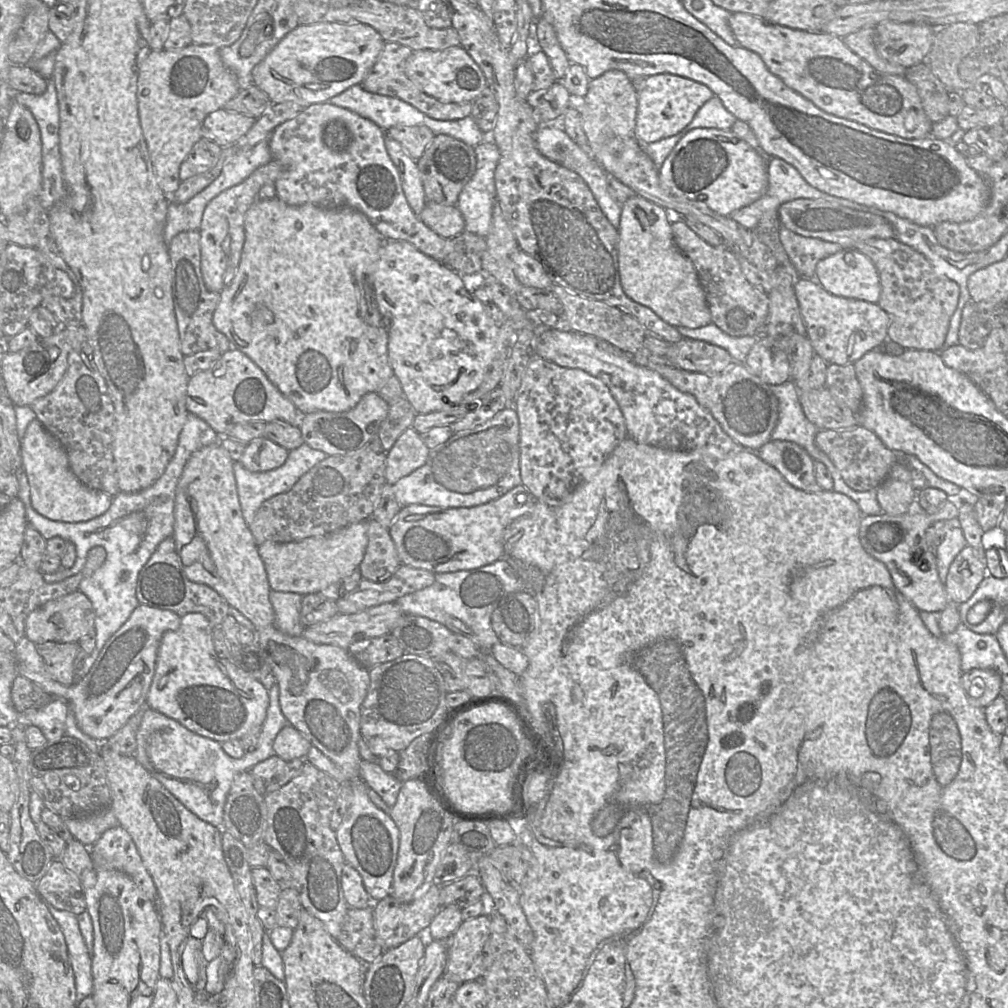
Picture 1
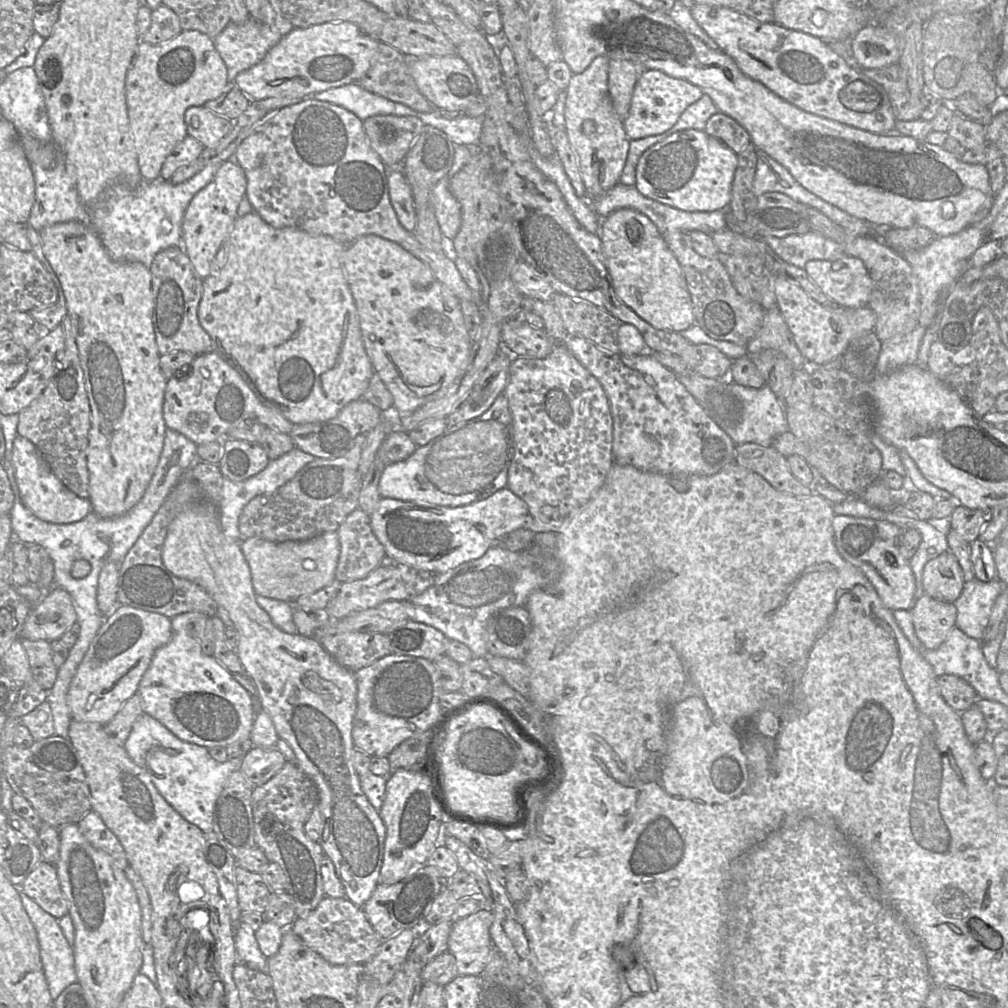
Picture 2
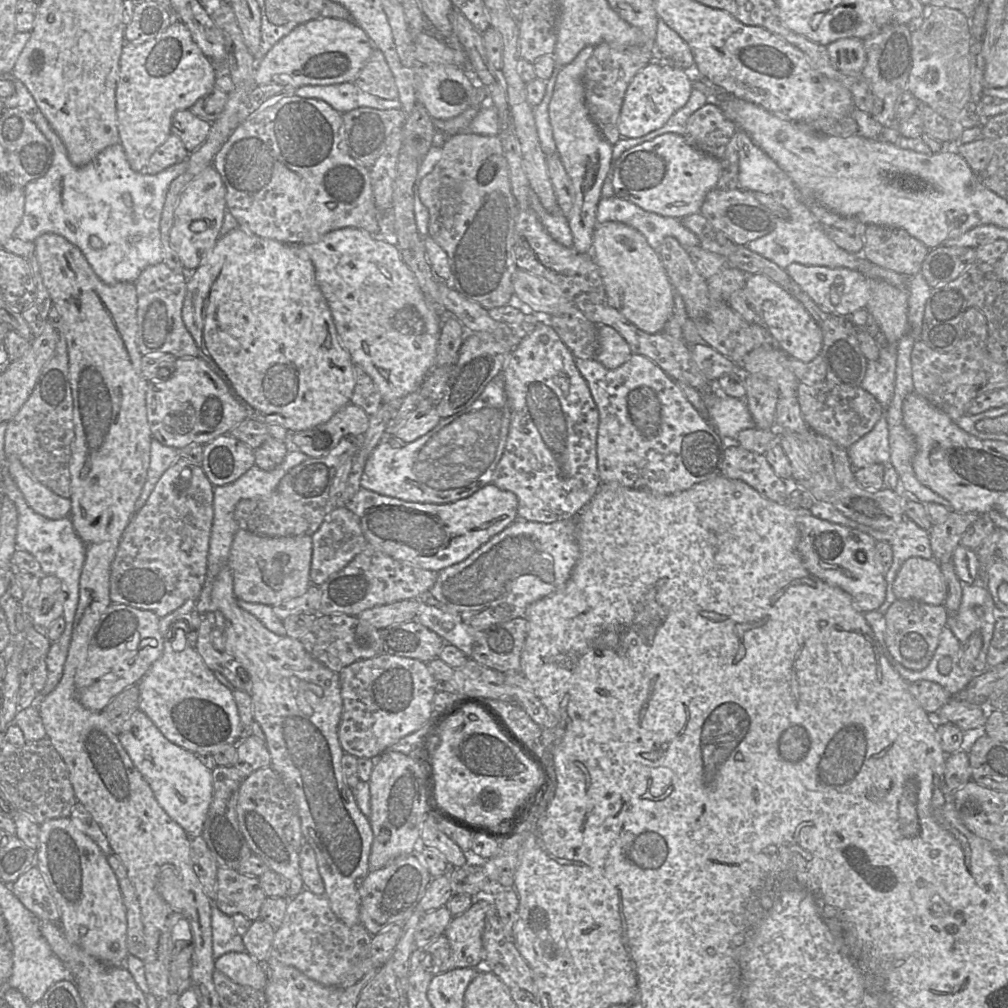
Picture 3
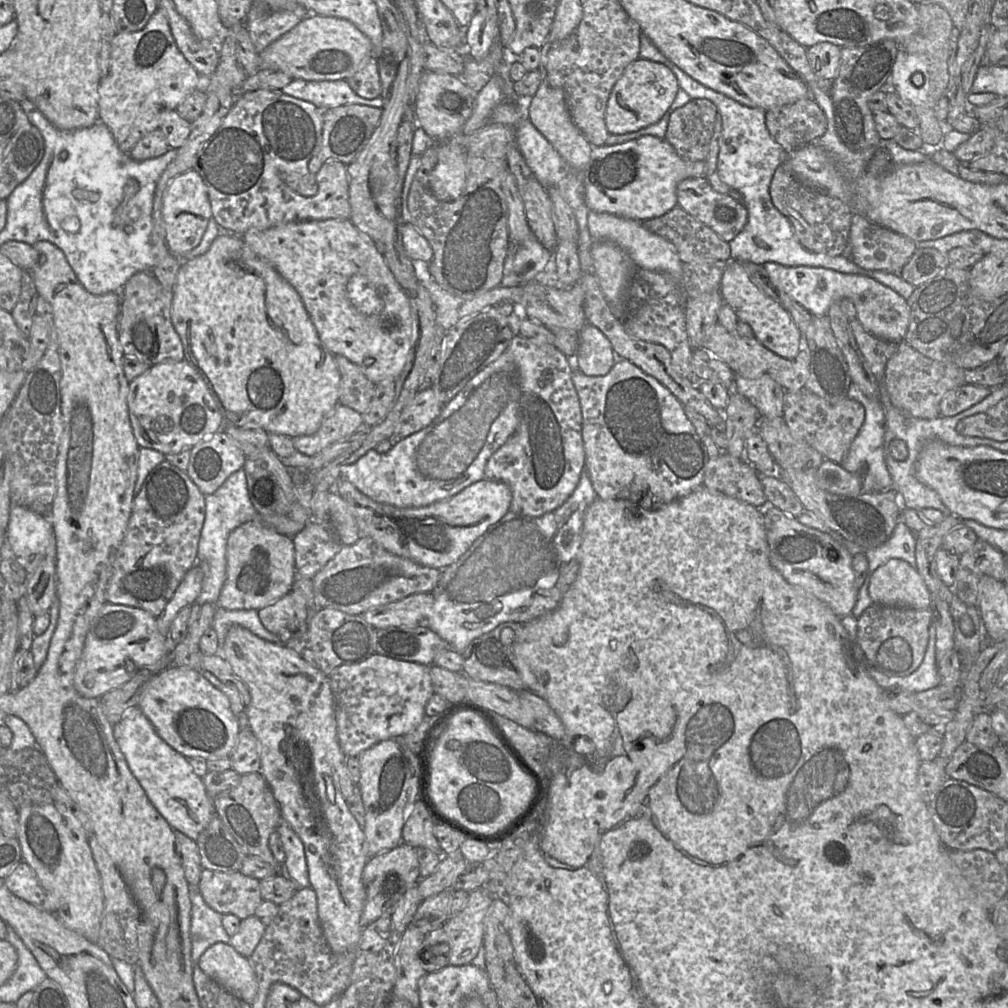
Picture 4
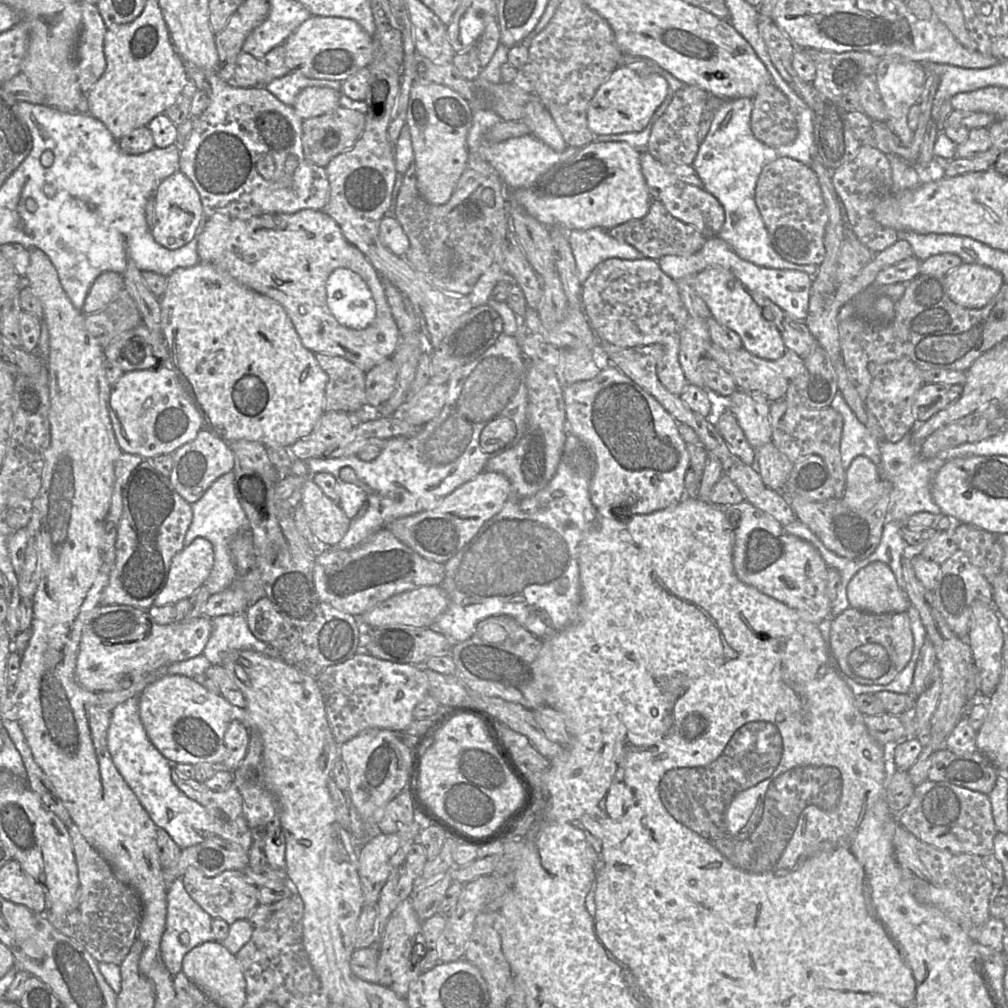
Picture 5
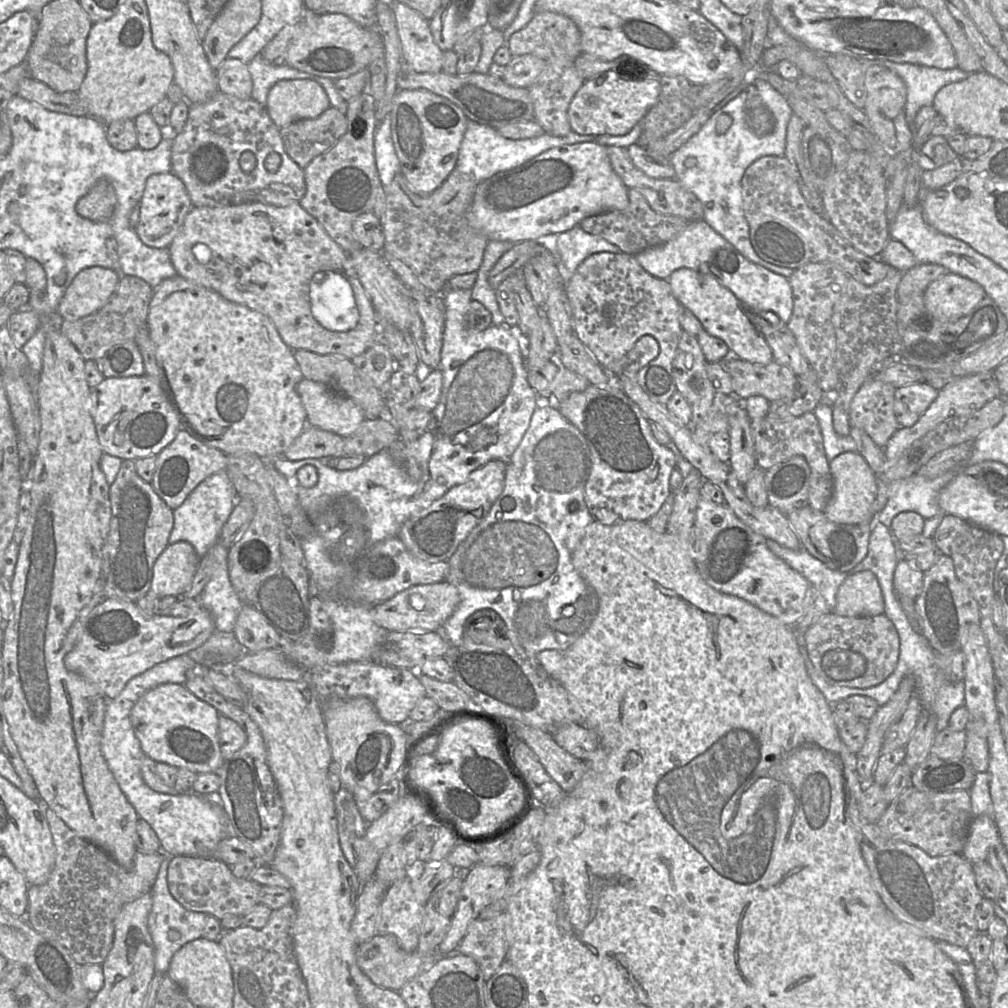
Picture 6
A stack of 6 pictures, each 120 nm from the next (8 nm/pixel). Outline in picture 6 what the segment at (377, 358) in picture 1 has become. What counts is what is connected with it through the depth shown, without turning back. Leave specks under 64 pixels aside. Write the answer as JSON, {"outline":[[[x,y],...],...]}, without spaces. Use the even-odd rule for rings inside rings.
{"outline":[[[176,274],[163,280],[154,288],[146,325],[150,338],[155,345],[158,380],[161,387],[165,390],[177,410],[181,429],[195,439],[209,447],[222,451],[229,457],[255,454],[263,459],[273,460],[281,457],[308,426],[305,408],[296,391],[297,384],[304,377],[295,360],[294,350],[284,343],[271,319],[264,314],[251,310],[244,305],[230,302],[217,292],[197,285]]]}

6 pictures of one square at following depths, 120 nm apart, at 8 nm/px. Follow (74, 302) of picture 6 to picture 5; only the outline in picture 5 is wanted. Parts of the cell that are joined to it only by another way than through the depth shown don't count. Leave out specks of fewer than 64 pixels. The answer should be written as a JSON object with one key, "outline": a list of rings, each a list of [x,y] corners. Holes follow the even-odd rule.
{"outline":[[[113,271],[101,273],[92,284],[81,311],[84,315],[101,311],[123,288],[123,278],[119,273]]]}

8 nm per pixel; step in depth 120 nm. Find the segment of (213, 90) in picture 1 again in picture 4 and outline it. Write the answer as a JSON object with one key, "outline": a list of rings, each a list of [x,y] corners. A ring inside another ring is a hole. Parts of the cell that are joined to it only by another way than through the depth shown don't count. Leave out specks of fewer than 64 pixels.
{"outline":[[[162,9],[152,15],[140,31],[116,33],[111,40],[110,66],[99,88],[98,117],[111,131],[119,148],[129,154],[134,145],[146,134],[159,129],[165,111],[174,110],[191,92],[196,90],[200,74],[185,59],[172,36],[168,19]]]}

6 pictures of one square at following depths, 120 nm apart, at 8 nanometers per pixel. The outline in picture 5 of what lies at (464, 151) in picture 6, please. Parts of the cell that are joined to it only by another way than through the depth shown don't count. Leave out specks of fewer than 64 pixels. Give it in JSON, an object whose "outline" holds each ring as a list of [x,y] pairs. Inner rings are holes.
{"outline":[[[491,110],[474,111],[472,113],[471,127],[467,135],[467,144],[470,152],[477,152],[496,169],[502,182],[509,190],[530,186],[549,168],[572,156],[580,148],[568,145],[563,152],[557,152],[532,133],[508,138],[507,140],[496,143],[485,142],[486,132],[499,121],[501,121],[499,115]]]}

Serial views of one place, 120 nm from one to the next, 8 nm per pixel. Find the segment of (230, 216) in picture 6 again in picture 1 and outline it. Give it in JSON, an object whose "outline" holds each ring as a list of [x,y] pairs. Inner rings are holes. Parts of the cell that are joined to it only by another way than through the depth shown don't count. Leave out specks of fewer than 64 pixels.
{"outline":[[[403,240],[383,242],[369,283],[383,319],[389,321],[388,358],[393,376],[399,379],[403,393],[416,413],[450,409],[482,384],[489,367],[498,357],[498,337],[506,319],[496,304],[483,303],[467,290],[462,274]]]}

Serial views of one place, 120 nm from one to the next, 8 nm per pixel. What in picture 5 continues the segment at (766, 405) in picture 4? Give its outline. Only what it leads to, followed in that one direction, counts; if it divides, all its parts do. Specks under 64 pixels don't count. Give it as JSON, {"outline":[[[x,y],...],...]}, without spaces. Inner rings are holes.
{"outline":[[[736,389],[730,396],[730,410],[754,449],[771,441],[770,402],[765,397]]]}

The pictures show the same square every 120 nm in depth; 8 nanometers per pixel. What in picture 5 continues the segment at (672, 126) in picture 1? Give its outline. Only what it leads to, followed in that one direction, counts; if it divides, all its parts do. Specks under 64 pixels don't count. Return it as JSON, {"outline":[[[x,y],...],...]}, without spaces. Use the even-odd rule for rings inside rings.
{"outline":[[[633,62],[617,68],[597,89],[587,110],[589,129],[598,134],[619,134],[644,129],[657,108],[668,95],[667,80],[643,62]]]}

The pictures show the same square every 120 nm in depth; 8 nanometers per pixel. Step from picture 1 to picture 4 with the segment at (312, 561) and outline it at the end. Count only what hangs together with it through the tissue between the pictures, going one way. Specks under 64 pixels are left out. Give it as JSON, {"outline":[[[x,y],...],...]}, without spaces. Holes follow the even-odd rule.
{"outline":[[[261,520],[235,528],[226,547],[226,581],[216,603],[227,610],[260,610],[287,595],[297,577],[292,537],[282,535]]]}

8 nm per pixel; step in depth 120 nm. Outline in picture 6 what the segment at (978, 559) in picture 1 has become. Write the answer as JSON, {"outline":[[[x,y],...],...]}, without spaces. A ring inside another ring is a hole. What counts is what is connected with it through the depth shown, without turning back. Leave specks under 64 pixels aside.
{"outline":[[[864,570],[847,577],[839,586],[832,612],[845,617],[884,614],[882,591],[873,572]]]}

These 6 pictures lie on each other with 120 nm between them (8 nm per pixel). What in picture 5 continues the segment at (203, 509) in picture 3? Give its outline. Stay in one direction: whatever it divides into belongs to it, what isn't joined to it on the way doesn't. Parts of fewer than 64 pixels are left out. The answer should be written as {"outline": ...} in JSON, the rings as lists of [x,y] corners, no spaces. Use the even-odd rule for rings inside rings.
{"outline":[[[144,459],[129,475],[127,481],[122,487],[122,514],[120,519],[120,525],[117,534],[117,541],[116,541],[116,561],[113,567],[113,570],[110,574],[108,584],[103,591],[102,594],[102,605],[128,605],[133,606],[136,608],[143,609],[147,611],[150,607],[154,605],[154,602],[159,595],[159,593],[163,590],[172,558],[180,552],[185,547],[185,535],[189,529],[189,526],[193,519],[193,511],[191,504],[187,502],[182,496],[180,496],[177,491],[172,486],[169,477],[161,474],[157,471],[150,463],[149,460]]]}

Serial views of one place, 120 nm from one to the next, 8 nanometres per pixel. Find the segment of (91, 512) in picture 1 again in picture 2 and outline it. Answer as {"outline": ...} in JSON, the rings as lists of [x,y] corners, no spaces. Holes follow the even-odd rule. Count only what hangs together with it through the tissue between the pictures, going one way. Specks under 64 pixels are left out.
{"outline":[[[22,436],[15,438],[11,462],[20,497],[25,506],[38,518],[51,523],[72,523],[84,519],[92,512],[89,499],[70,491],[54,475],[35,445],[28,439]]]}

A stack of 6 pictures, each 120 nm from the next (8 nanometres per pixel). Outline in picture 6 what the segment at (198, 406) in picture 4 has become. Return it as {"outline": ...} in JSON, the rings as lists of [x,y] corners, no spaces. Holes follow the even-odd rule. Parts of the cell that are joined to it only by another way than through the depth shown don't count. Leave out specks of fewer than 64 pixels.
{"outline":[[[148,376],[105,378],[94,390],[93,420],[104,454],[123,460],[157,455],[182,430],[177,410],[158,378]]]}

